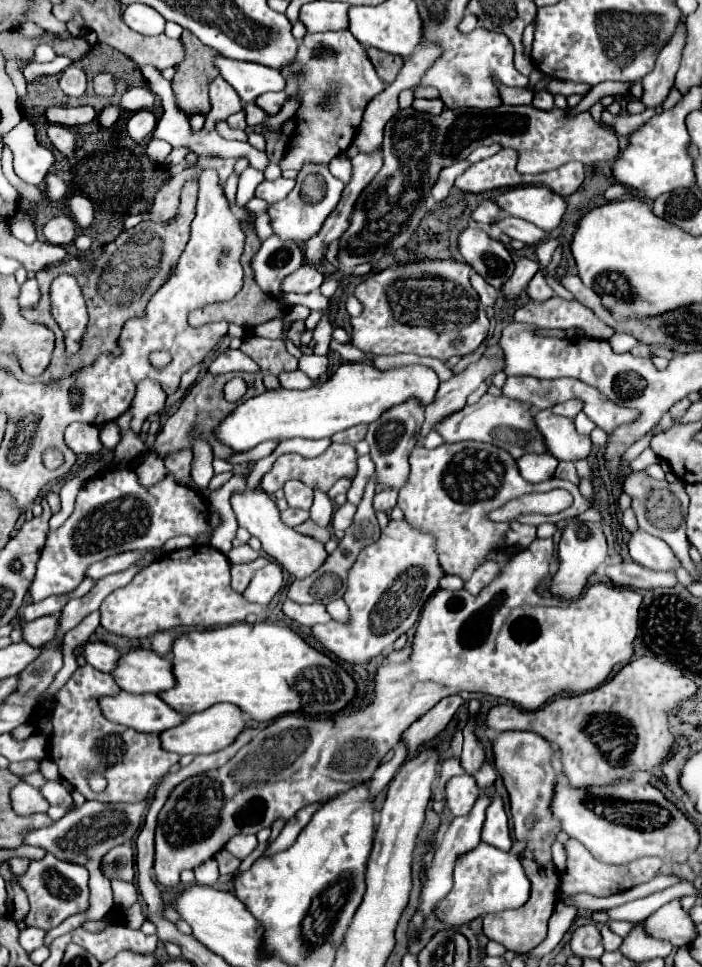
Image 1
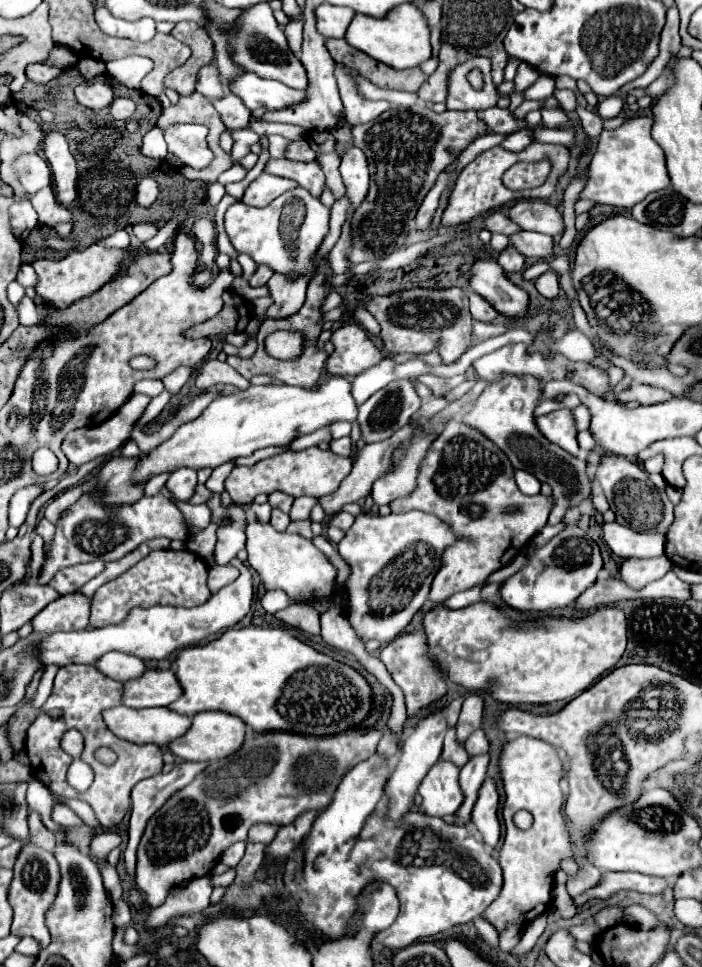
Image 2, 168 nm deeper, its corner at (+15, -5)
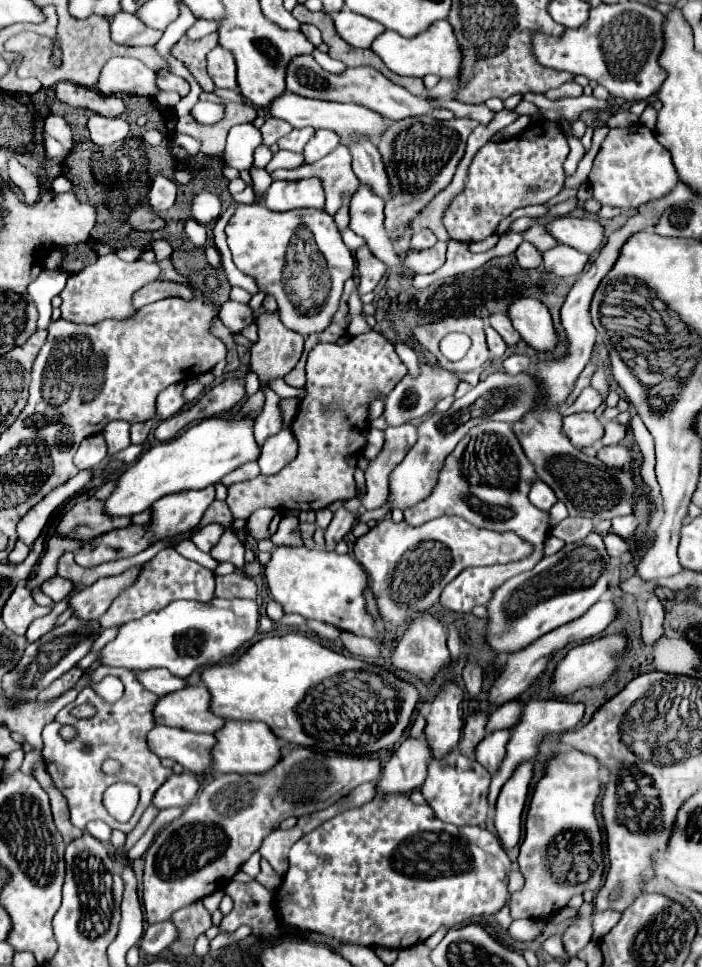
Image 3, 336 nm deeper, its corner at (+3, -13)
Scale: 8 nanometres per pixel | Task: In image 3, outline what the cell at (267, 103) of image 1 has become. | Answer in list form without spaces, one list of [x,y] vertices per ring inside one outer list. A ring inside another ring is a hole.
[[[302,128],[302,130],[292,130],[290,134],[286,134],[284,138],[278,140],[278,146],[290,152],[302,152],[306,142],[310,140],[310,136],[314,134],[314,128]]]

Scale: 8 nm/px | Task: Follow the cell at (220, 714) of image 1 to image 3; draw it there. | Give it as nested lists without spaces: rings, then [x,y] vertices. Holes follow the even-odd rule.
[[[228,720],[220,732],[216,732],[218,744],[214,746],[214,768],[220,772],[236,774],[264,774],[280,762],[282,746],[278,748],[278,738],[264,722],[240,722]]]

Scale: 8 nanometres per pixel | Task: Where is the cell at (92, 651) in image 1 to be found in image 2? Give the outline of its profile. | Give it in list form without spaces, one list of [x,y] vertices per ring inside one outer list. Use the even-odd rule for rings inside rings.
[[[106,652],[104,656],[100,656],[100,660],[96,660],[96,668],[100,668],[100,672],[104,672],[106,676],[112,676],[112,680],[120,682],[136,678],[146,670],[144,662],[138,656],[124,652]]]

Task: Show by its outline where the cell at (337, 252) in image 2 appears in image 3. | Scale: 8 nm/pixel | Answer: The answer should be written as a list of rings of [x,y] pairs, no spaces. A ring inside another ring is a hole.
[[[366,246],[356,250],[356,264],[358,264],[358,274],[360,274],[358,294],[364,296],[364,294],[372,292],[376,288],[376,284],[382,280],[386,266]]]

